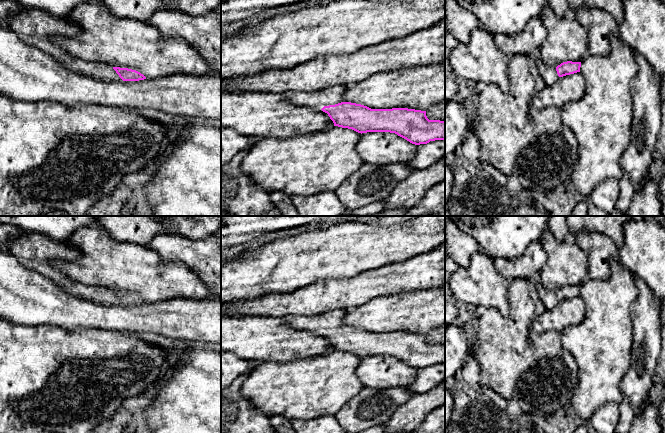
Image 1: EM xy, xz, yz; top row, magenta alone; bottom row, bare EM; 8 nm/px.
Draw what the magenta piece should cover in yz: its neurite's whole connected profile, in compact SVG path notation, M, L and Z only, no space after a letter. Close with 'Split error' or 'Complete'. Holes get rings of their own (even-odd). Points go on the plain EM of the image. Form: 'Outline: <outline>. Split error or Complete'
Outline: M540 274L534 276L533 283L546 309L554 308L560 301L580 296L581 286L567 285L556 292L545 289Z. Split error

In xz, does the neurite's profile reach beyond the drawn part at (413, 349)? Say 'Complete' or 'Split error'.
Split error

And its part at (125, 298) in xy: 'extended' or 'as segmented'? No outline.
extended

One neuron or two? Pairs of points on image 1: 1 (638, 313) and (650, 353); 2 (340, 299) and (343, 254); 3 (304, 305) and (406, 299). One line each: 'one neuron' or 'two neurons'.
1: one neuron
2: two neurons
3: two neurons

